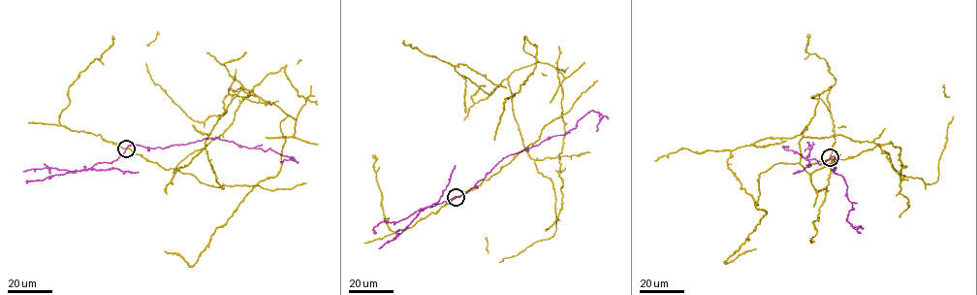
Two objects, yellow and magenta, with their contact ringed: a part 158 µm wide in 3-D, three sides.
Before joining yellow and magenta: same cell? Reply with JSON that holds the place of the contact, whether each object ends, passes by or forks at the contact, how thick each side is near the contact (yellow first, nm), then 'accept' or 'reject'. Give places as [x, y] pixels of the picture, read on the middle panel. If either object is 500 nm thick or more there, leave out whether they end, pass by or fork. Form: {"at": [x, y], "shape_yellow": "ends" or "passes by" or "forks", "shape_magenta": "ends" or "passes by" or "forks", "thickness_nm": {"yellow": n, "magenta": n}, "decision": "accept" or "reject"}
{"at": [456, 197], "shape_yellow": "passes by", "shape_magenta": "passes by", "thickness_nm": {"yellow": 360, "magenta": 160}, "decision": "reject"}

